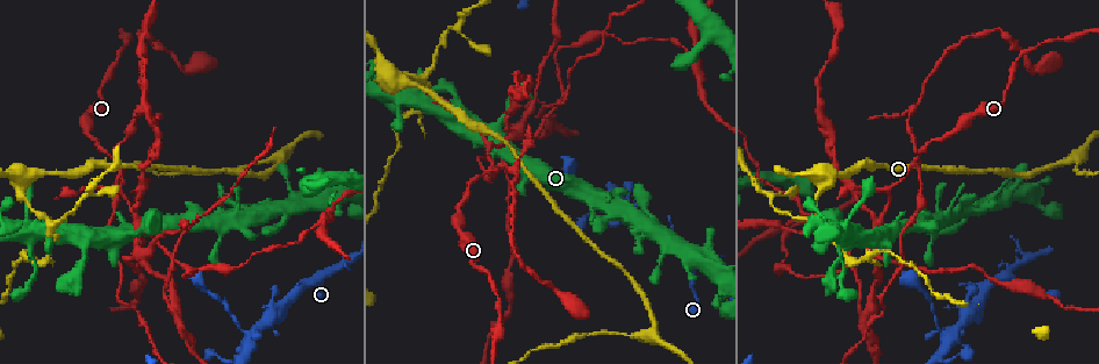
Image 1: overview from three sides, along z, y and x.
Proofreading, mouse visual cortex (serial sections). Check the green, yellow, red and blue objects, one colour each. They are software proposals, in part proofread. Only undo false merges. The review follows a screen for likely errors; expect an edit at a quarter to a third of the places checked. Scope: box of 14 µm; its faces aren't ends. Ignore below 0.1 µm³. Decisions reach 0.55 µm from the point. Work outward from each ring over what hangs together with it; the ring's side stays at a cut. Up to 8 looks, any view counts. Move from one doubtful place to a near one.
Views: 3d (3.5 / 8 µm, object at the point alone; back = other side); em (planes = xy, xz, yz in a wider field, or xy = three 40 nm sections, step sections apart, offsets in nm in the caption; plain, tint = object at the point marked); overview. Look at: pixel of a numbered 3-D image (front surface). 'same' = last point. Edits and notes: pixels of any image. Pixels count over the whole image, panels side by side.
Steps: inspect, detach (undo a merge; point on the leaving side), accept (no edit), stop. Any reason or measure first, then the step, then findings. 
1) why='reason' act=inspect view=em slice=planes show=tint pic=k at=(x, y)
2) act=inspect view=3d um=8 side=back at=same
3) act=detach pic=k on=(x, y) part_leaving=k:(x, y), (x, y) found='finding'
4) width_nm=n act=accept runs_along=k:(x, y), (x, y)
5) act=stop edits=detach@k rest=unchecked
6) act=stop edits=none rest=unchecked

act=inspect view=3d um=8 pic=1 at=(917, 157)

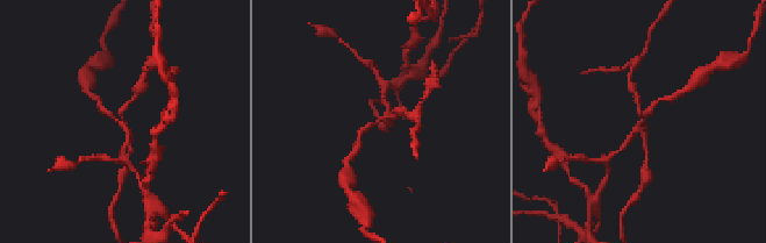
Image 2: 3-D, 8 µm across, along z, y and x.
why='closer look' act=inspect view=3d um=3.5 pic=2 at=(114, 120)

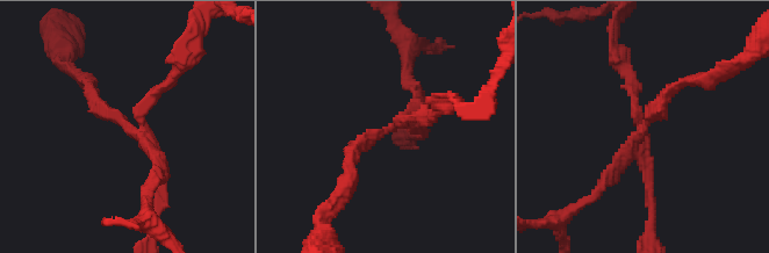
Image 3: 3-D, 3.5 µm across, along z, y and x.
act=detach pic=3 on=(162, 197) part_leaving=3:(139, 118), (193, 48), (193, 33) found='a second cell is stuck on'

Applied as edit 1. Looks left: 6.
act=inspect view=overview

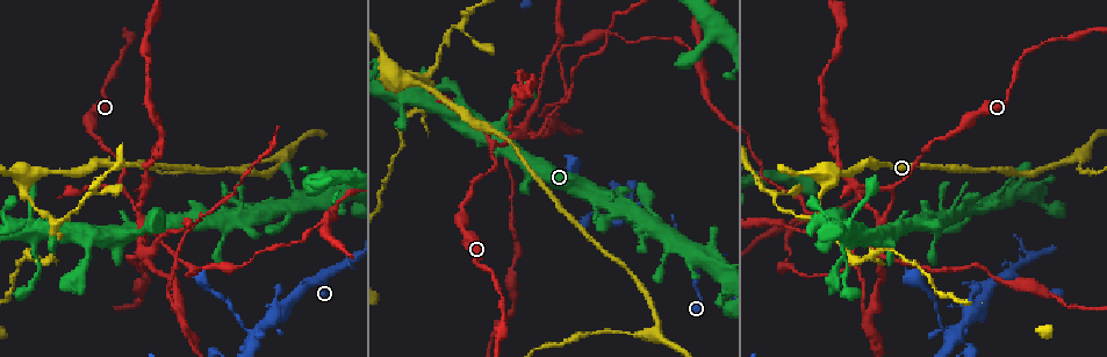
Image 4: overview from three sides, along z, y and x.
why='sharp bend' act=inspect view=3d um=8 pic=4 at=(562, 48)

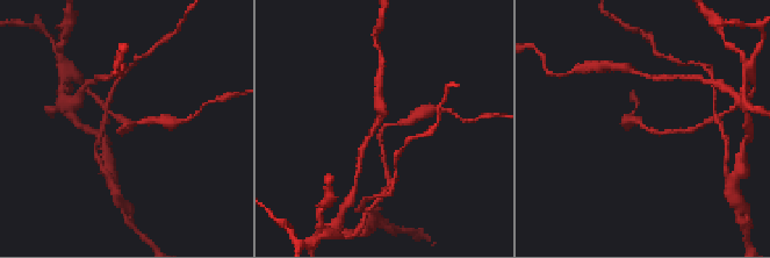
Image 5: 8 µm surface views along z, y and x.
arm_widths_nm=150,150 act=inspect view=em slice=xy step=1 show=tint pic=5 at=(382, 129)

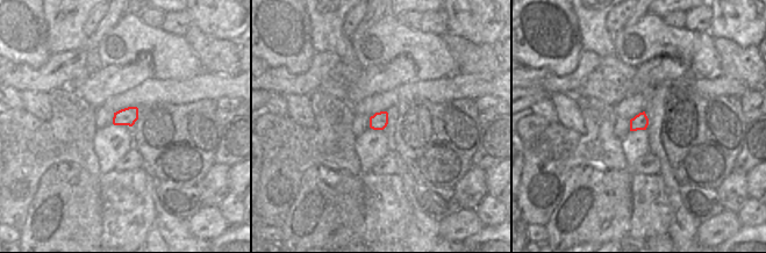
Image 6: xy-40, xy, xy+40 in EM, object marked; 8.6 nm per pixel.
act=accept runs_along=5:(386, 163), (382, 128), (410, 120) found='continuous, no second cell'

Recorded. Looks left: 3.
why='two arms in line, one across' act=inspect view=3d um=3.5 side=back pic=4 at=(253, 336)

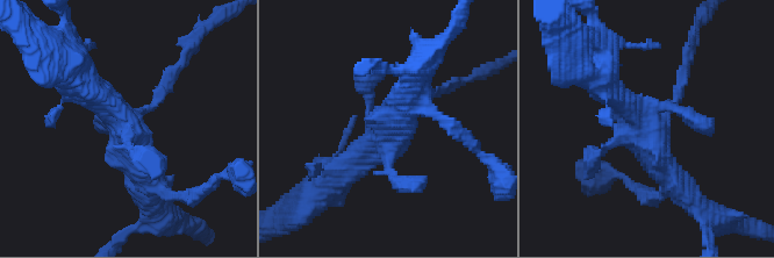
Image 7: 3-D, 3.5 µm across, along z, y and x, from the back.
why='shape alone is not enough' act=inspect view=em slice=xy step=2 show=tint pic=7 at=(646, 122)

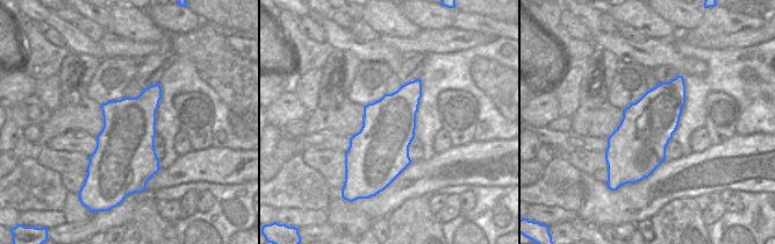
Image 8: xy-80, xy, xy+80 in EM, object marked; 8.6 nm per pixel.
act=accept runs_along=7:(336, 176), (428, 95) found='all the same cell'

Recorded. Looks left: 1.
act=stop edits=detach@3 rest=unchecked

